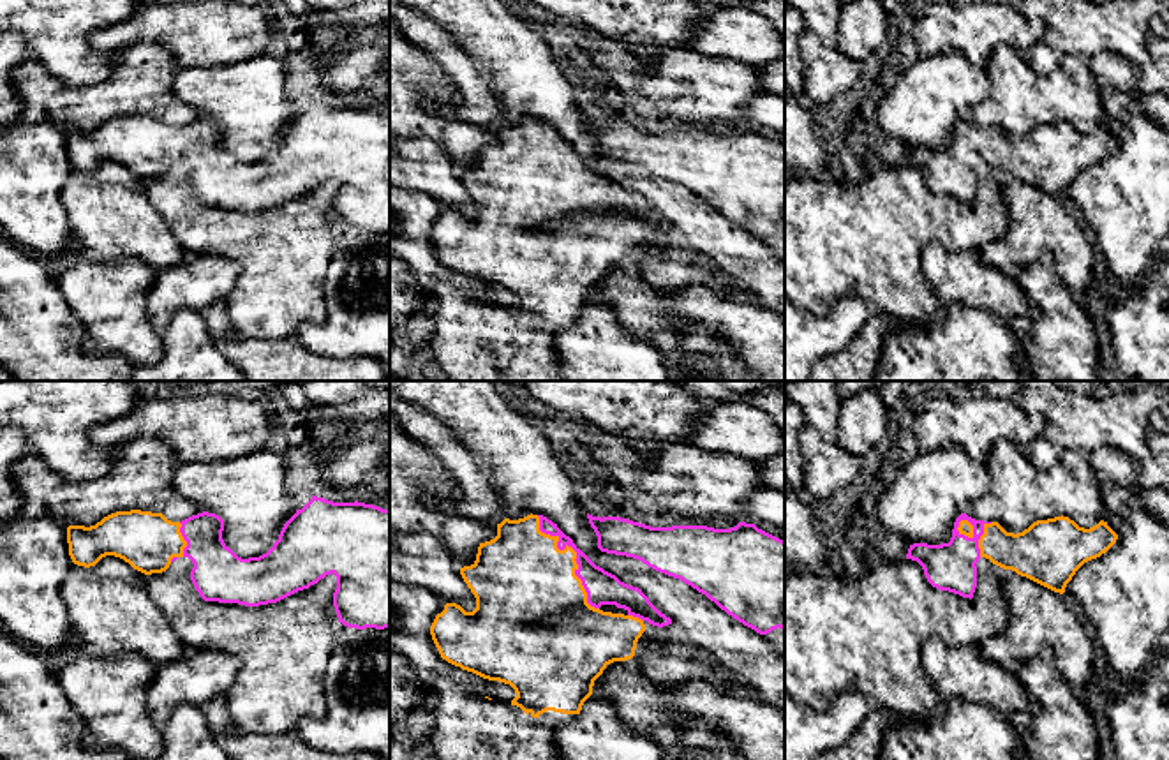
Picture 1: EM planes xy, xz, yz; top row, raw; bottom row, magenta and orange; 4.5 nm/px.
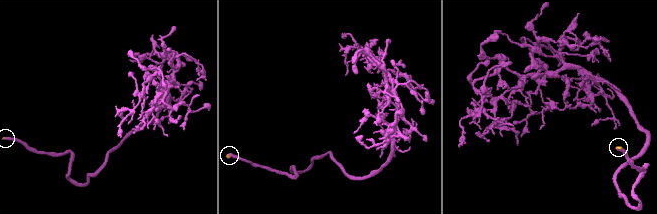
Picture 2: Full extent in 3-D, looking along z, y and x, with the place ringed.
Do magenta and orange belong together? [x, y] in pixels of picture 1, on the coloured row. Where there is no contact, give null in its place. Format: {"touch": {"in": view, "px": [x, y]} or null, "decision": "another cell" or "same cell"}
{"touch": {"in": "xz", "px": [577, 554]}, "decision": "same cell"}

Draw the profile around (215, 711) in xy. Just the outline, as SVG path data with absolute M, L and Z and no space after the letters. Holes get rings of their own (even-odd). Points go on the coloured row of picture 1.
M226 697L199 705L212 734L233 760L384 760L376 753L328 753L310 748L294 730L280 735L240 732L229 714Z

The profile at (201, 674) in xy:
M189 649L182 658L159 665L146 689L146 711L157 728L182 705L203 705L226 697L238 672L238 659L224 651Z

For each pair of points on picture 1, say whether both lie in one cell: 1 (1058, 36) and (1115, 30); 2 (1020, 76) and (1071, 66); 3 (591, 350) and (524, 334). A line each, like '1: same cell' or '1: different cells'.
1: same cell
2: same cell
3: different cells

